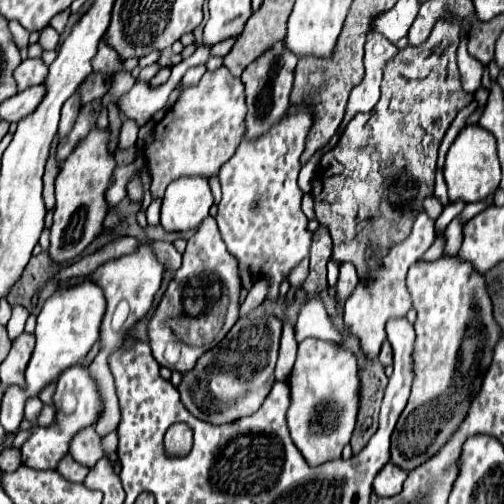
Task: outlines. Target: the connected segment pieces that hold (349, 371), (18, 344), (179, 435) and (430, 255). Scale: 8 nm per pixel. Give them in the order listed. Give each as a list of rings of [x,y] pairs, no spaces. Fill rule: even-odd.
[[[307,338],[299,344],[297,360],[289,376],[291,406],[287,410],[287,426],[291,440],[303,454],[309,466],[321,466],[329,460],[341,458],[341,450],[349,444],[357,422],[357,394],[359,394],[359,368],[349,350],[317,338]],[[327,410],[335,410],[333,422],[325,418]]]
[[[21,334],[13,346],[5,362],[1,364],[1,382],[3,386],[25,386],[25,366],[31,358],[35,346],[35,336],[33,334]]]
[[[173,424],[165,434],[165,450],[169,456],[181,456],[191,450],[193,432],[185,424]]]
[[[438,236],[435,239],[435,243],[427,250],[423,255],[422,260],[424,261],[434,261],[441,257],[443,253],[443,248],[445,246],[445,237]]]

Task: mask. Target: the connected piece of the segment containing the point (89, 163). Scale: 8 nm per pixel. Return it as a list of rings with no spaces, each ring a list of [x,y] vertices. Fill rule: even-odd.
[[[95,126],[89,136],[73,150],[73,154],[61,164],[61,172],[55,180],[57,208],[53,212],[53,226],[49,234],[49,258],[57,266],[69,264],[101,234],[103,220],[109,210],[105,202],[105,190],[115,168],[115,158],[107,152],[107,140],[109,130],[97,130]]]

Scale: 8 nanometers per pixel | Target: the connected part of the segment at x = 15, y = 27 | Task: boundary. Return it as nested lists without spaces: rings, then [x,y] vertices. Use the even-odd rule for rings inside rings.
[[[9,22],[9,30],[11,30],[11,34],[13,34],[13,40],[15,40],[17,48],[27,48],[29,32],[25,32],[17,22]]]

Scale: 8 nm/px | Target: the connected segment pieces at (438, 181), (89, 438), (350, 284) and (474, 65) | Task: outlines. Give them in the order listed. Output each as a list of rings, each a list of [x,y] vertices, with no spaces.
[[[437,170],[435,174],[435,190],[433,190],[433,196],[437,196],[437,200],[441,202],[441,206],[447,206],[449,200],[447,200],[447,184],[443,180],[443,172]]]
[[[93,426],[81,430],[71,442],[71,456],[81,466],[95,466],[101,458],[105,458],[105,450],[101,446],[101,436],[95,432]]]
[[[345,262],[339,266],[339,280],[337,280],[337,306],[343,306],[343,302],[349,298],[349,294],[355,290],[359,278],[355,272],[355,266],[351,262]]]
[[[461,40],[461,44],[459,44],[457,62],[459,62],[459,70],[461,70],[461,84],[463,84],[463,90],[475,96],[475,92],[477,92],[479,86],[481,86],[483,66],[481,66],[479,60],[471,58],[471,54],[467,52],[467,40]]]

